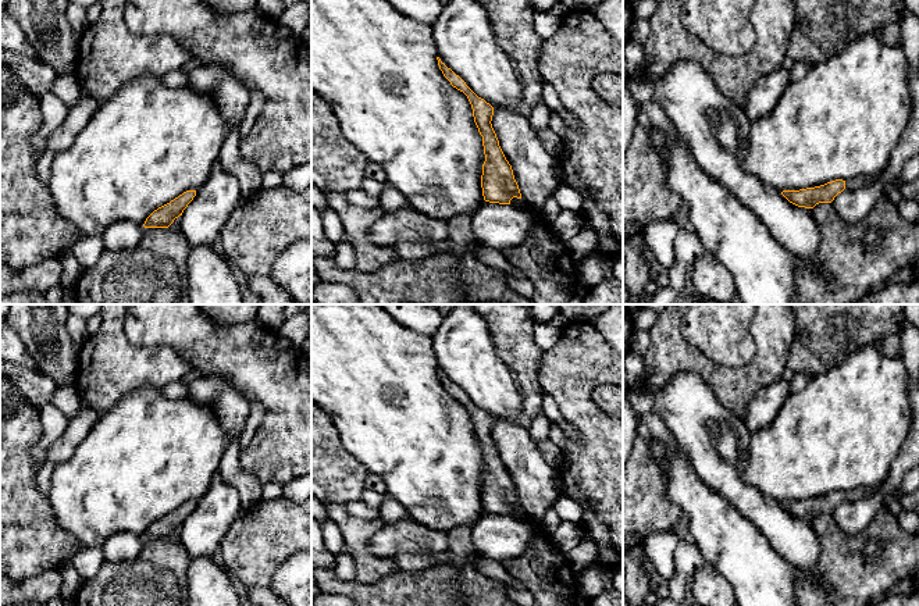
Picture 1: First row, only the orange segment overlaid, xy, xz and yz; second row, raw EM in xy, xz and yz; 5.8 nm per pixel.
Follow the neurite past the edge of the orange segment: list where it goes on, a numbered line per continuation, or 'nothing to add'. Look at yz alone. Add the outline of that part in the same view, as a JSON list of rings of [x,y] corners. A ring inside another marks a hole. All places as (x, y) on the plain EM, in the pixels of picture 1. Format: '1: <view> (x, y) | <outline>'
1: yz (852, 495) | [[[870,488],[870,489],[855,489],[855,491],[849,491],[849,492],[845,492],[845,500],[856,500],[862,496],[866,496],[872,492],[875,492],[876,488]]]

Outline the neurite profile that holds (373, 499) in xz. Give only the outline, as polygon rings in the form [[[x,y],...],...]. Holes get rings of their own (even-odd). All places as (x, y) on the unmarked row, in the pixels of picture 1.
[[[364,489],[360,495],[360,499],[364,505],[367,505],[373,510],[378,510],[381,503],[384,502],[385,493],[378,493],[371,489]]]

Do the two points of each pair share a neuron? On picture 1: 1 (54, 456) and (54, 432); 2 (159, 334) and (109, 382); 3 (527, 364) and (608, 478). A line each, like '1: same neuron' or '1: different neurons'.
1: different neurons
2: different neurons
3: different neurons

